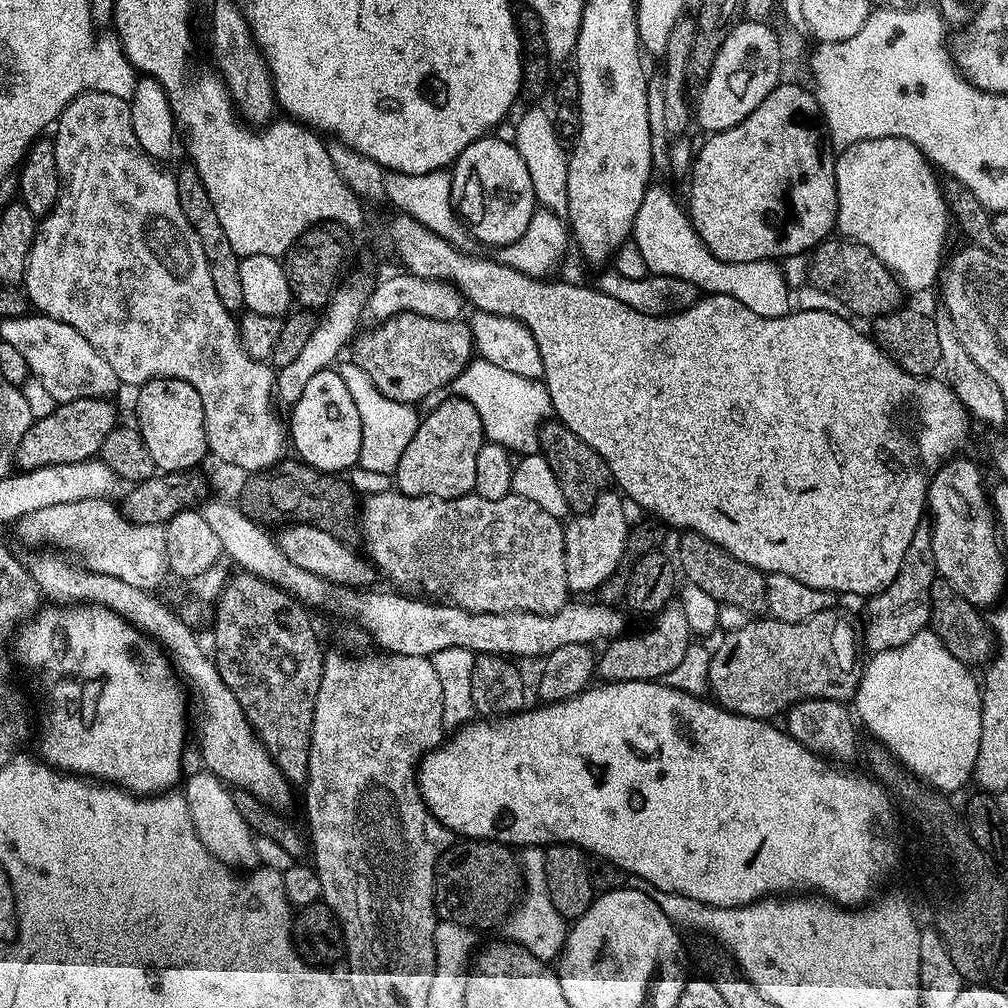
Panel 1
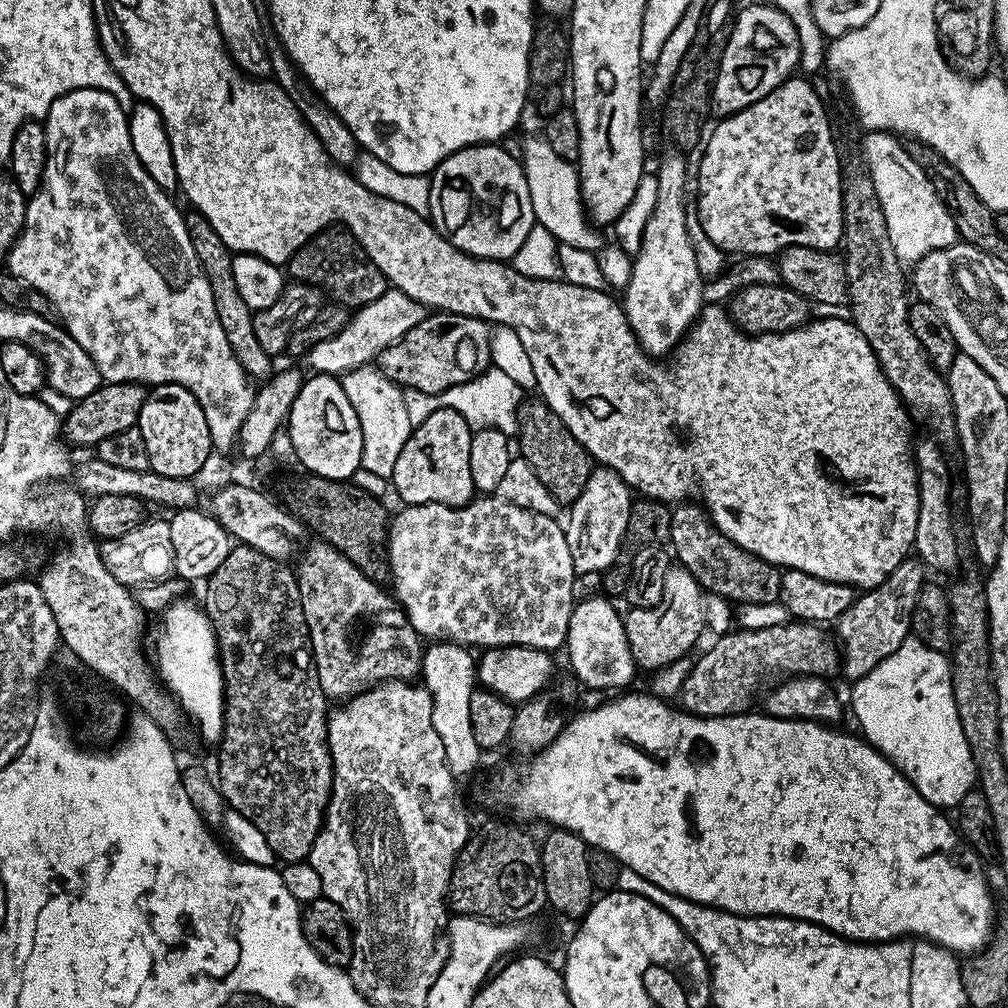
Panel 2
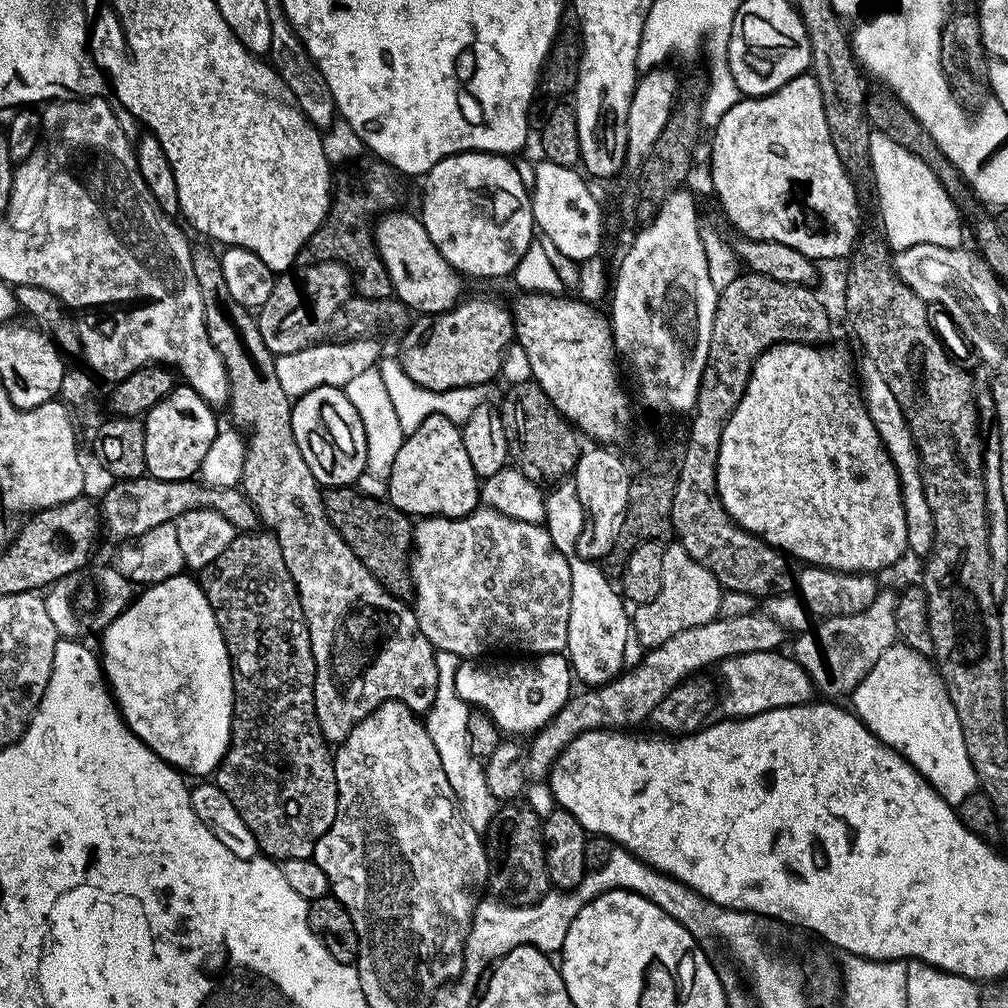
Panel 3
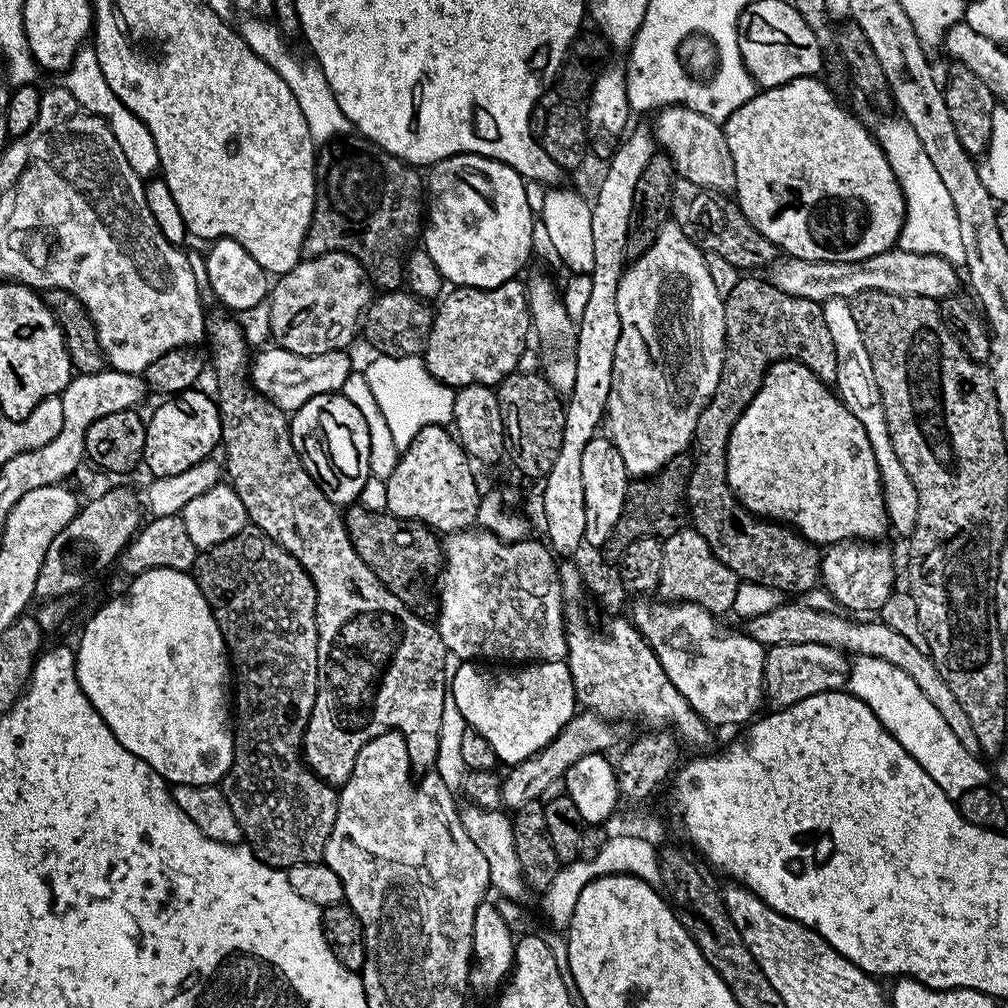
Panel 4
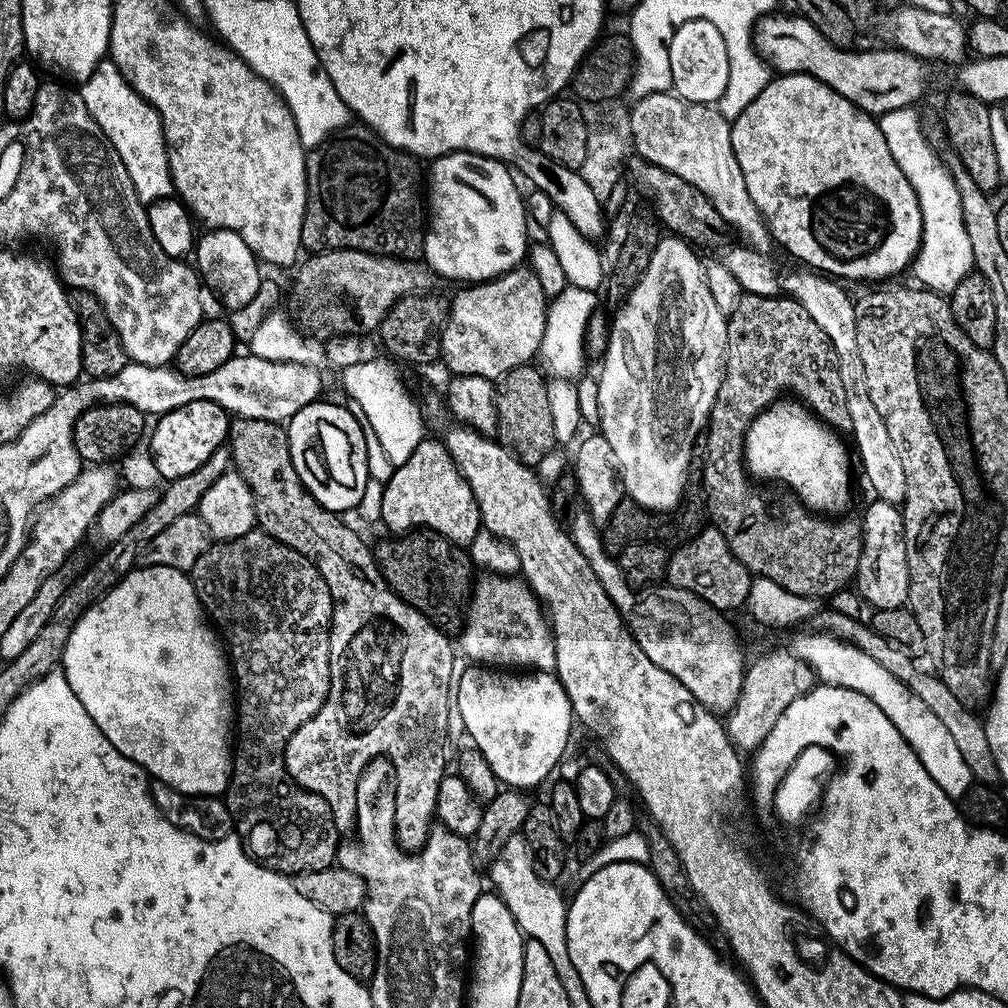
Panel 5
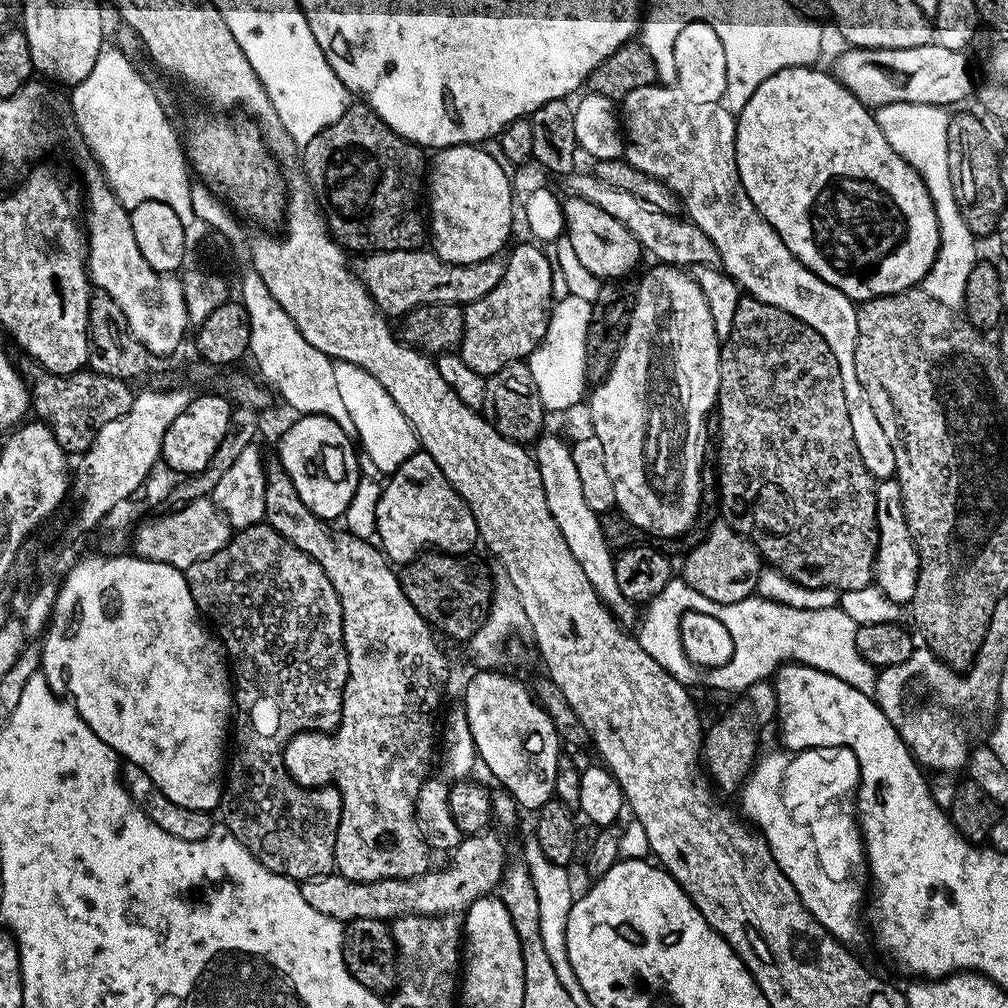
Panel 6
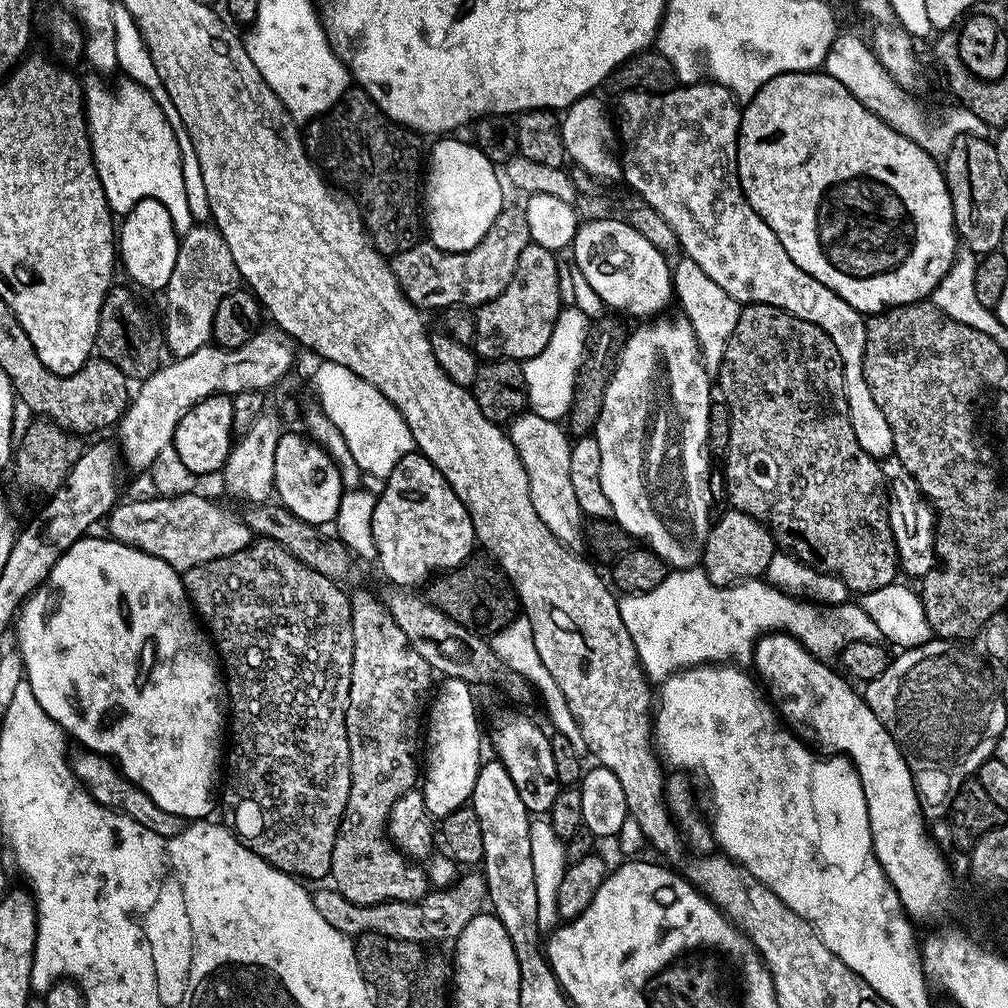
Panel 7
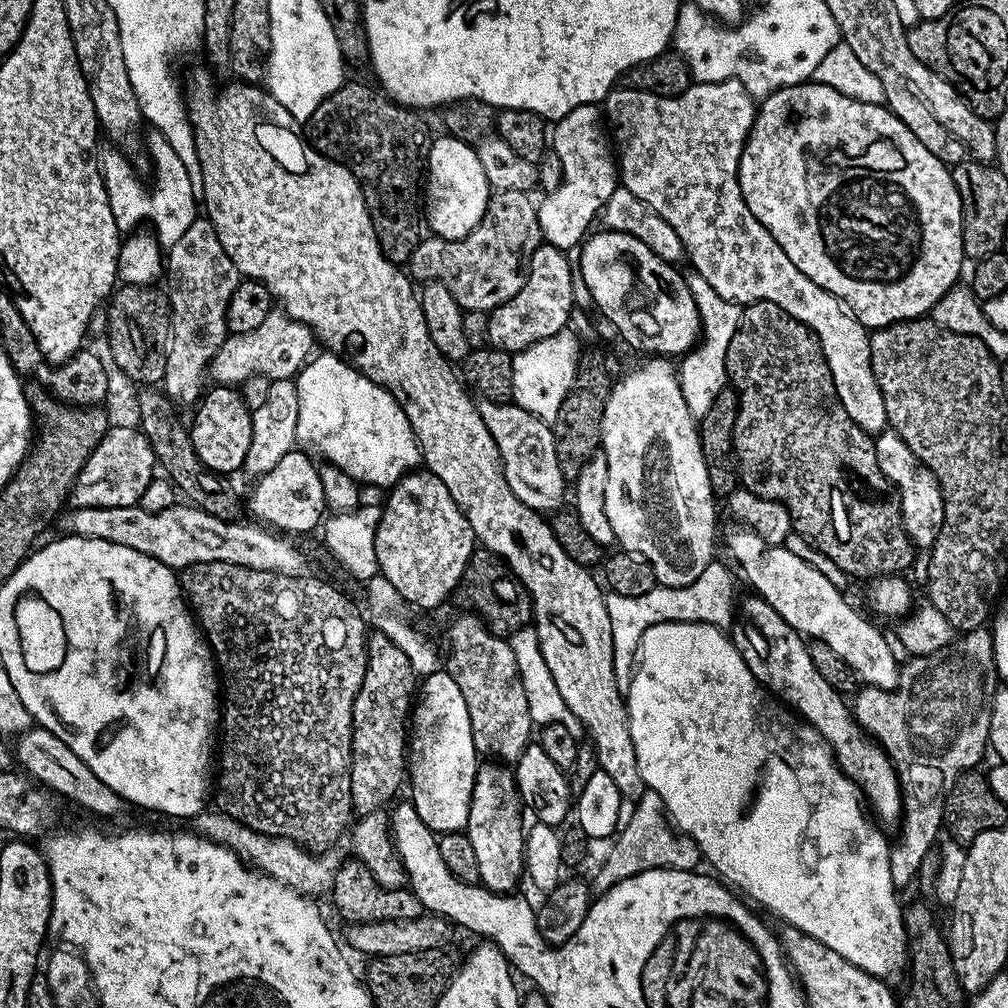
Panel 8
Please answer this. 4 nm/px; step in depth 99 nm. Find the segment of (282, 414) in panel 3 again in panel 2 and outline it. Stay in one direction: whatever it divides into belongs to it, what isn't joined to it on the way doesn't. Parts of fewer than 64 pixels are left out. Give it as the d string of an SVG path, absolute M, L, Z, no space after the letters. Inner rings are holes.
M185 211L184 221L190 234L190 243L194 245L194 254L198 254L198 262L206 274L206 282L210 282L210 294L214 294L214 310L218 310L218 322L222 322L222 330L226 330L226 342L230 342L230 350L234 350L238 362L249 377L267 377L273 371L274 360L266 354L266 350L262 350L258 338L254 338L254 313L250 306L246 306L242 294L238 291L238 285L234 282L233 252L228 249L226 242L222 242L222 238L218 238L214 226L210 226L210 222L206 222L200 212ZM315 543L299 557L296 581L312 644L312 661L325 697L343 702L384 680L415 681L422 672L422 637L408 623L408 615L395 595L366 578L334 546Z

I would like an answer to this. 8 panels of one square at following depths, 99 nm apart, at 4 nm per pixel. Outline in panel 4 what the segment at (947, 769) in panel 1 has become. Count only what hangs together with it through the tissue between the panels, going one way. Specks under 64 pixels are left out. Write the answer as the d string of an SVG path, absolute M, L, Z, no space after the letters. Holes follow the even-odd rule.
M856 656L848 670L846 688L870 706L883 728L916 759L918 766L922 766L930 778L934 778L934 782L938 782L938 786L942 786L947 796L959 798L966 794L966 790L983 788L989 783L989 769L987 772L976 761L977 757L966 751L962 742L958 742L958 734L946 726L942 714L938 714L938 706L934 706L934 702L918 690L914 678L910 678L906 670L898 670L898 666L882 658Z

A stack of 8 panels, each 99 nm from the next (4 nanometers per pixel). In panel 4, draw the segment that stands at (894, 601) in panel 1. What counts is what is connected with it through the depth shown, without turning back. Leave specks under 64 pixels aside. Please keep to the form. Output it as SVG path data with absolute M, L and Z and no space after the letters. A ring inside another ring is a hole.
M817 644L806 646L774 646L764 653L764 691L767 703L773 709L788 708L814 694L834 692L845 687L849 661L838 648Z

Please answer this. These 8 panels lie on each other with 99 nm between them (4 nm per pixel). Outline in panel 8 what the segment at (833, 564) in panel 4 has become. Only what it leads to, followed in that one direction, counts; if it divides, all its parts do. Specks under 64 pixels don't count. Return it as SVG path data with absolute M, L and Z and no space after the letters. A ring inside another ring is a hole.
M885 430L875 437L875 441L878 466L900 497L902 526L910 542L917 549L931 549L944 521L944 499L938 478L934 478L934 474L918 458L918 454L914 454L914 450L910 450L910 446L906 446L906 442L902 442L902 438L896 432Z

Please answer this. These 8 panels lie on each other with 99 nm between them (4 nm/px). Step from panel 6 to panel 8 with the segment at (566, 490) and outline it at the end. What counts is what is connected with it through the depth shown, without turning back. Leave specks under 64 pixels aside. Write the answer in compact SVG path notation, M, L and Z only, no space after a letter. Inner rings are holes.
M481 399L478 404L482 422L494 438L500 451L504 477L514 494L527 508L541 514L551 514L561 507L564 500L566 481L558 454L554 450L552 429L539 416L530 414L515 402L497 402Z

